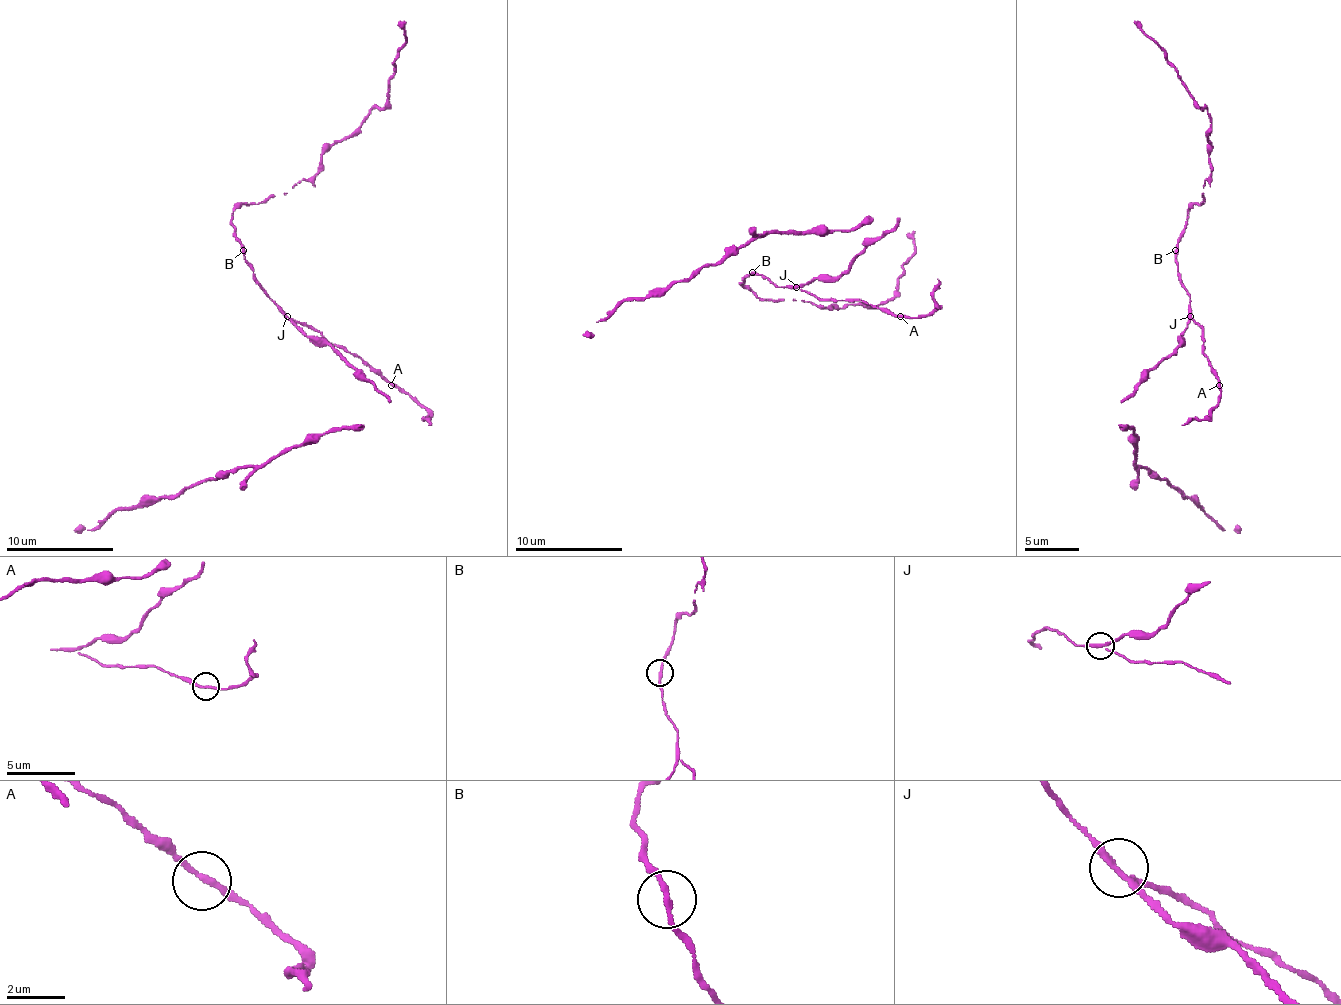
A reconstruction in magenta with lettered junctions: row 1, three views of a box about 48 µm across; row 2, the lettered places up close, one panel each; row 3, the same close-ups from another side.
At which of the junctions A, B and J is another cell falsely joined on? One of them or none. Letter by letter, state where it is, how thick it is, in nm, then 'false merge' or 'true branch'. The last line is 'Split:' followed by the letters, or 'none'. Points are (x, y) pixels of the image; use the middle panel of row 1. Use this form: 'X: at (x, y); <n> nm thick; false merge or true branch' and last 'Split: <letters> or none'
A: at (900, 316); 190 nm thick; true branch
B: at (752, 272); 170 nm thick; true branch
J: at (796, 287); 170 nm thick; false merge
Split: J

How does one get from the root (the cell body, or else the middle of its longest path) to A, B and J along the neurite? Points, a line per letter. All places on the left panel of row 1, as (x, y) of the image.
A: (321, 342), (313, 342), (291, 320), (299, 320), (316, 328), (329, 342), (343, 345), (367, 361), (391, 385)
B: (321, 342), (313, 342), (264, 291), (243, 250)
J: (321, 342), (313, 342), (286, 315)

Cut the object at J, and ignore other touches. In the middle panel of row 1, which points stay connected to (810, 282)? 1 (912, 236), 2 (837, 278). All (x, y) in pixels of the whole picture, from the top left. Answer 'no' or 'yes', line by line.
1: no
2: yes

